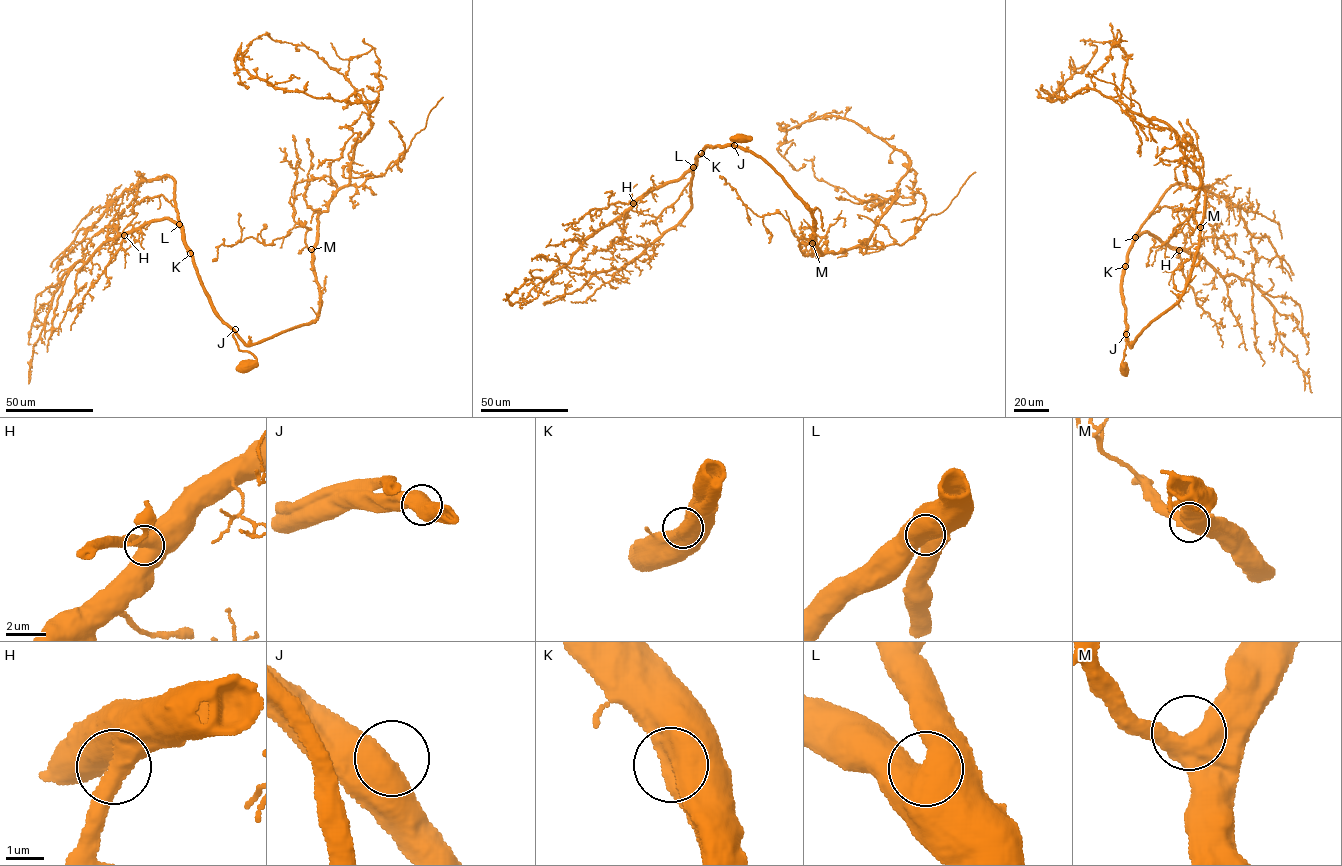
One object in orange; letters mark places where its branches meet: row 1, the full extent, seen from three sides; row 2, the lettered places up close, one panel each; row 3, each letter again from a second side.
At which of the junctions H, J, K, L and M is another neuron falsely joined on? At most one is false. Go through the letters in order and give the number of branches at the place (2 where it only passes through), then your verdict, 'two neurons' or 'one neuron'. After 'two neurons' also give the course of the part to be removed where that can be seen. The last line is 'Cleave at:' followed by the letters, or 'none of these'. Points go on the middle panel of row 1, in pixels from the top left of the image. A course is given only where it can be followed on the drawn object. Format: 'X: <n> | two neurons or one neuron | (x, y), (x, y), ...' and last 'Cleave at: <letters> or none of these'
H: 2 | one neuron
J: 1 | one neuron
K: 1 | one neuron
L: 1 | one neuron
M: 2 | one neuron
Cleave at: none of these

